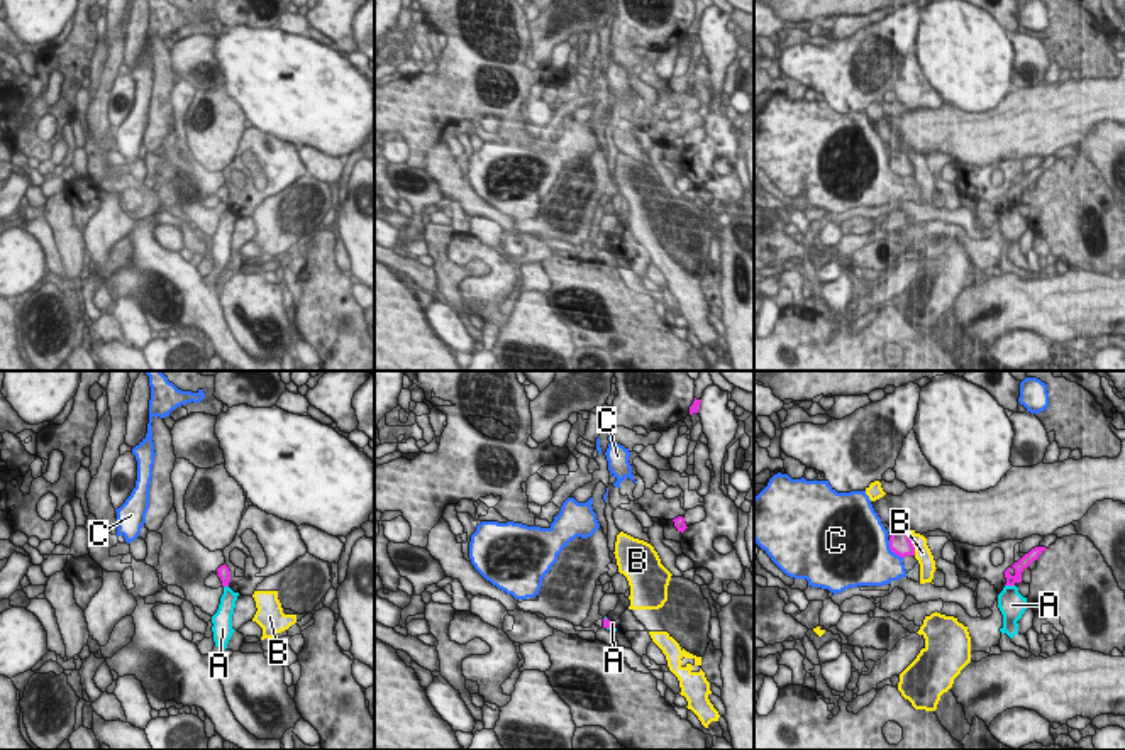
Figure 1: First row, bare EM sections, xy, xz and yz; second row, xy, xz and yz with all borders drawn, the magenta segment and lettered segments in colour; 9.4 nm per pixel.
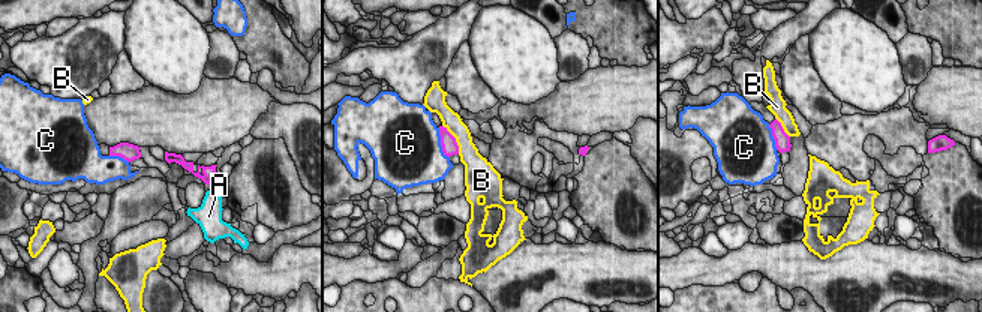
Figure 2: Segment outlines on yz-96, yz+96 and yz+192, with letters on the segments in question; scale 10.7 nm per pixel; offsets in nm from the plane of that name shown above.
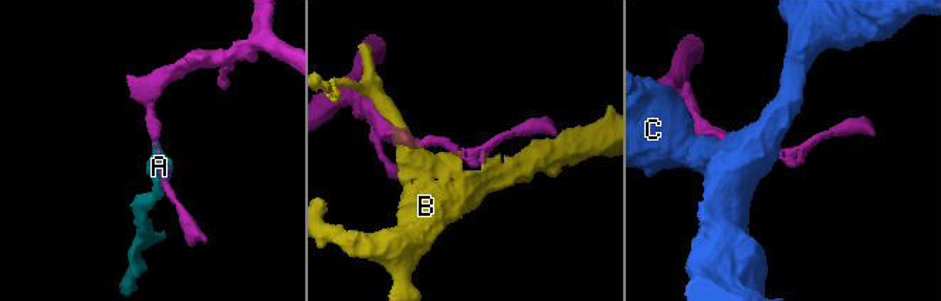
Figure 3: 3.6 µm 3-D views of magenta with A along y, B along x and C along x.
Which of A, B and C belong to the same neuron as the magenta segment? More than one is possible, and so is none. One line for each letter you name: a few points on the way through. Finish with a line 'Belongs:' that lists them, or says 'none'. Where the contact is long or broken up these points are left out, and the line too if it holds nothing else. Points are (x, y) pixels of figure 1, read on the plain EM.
Belongs: none

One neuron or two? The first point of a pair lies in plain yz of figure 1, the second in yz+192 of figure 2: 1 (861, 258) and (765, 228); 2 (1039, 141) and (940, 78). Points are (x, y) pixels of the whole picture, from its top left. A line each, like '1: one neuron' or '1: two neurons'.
1: one neuron
2: one neuron

